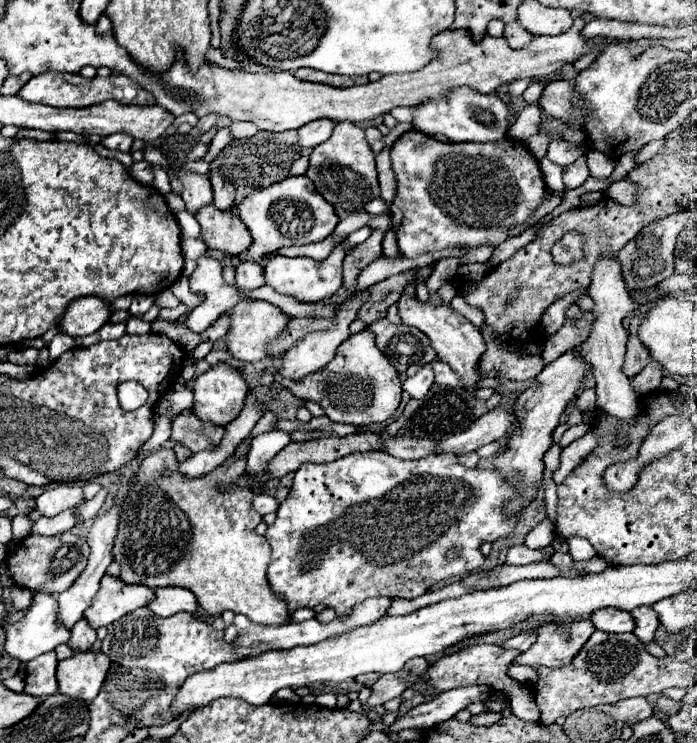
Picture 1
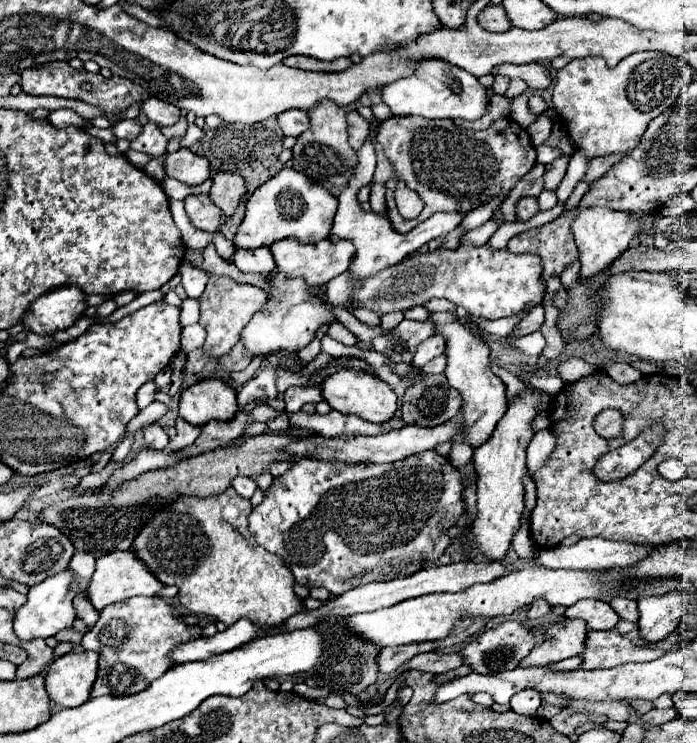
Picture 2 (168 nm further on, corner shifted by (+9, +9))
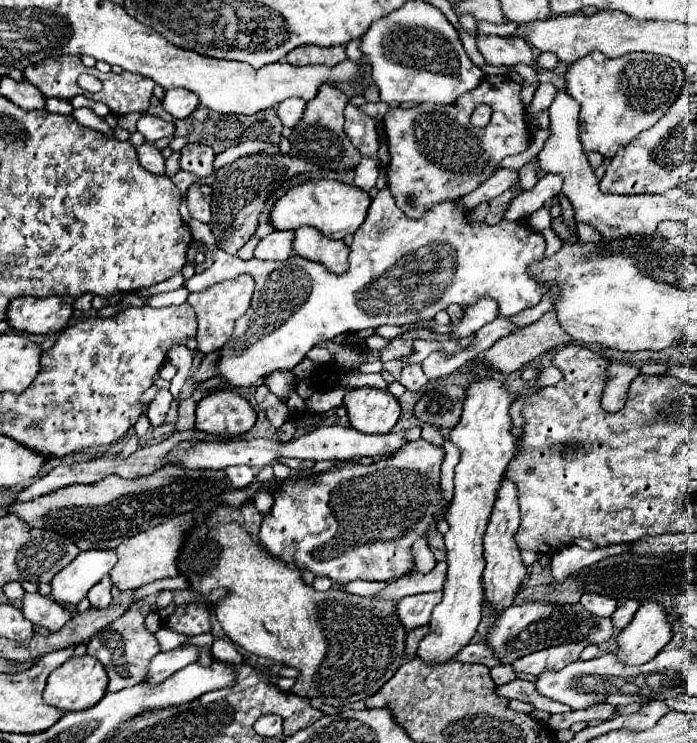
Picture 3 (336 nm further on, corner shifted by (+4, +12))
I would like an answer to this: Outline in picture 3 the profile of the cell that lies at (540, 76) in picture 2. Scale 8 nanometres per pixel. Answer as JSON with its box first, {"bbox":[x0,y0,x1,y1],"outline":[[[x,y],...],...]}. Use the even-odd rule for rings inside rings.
{"bbox":[478,36,536,68],"outline":[[[478,36],[478,50],[492,66],[514,68],[518,64],[536,66],[536,56],[524,40],[504,36]]]}

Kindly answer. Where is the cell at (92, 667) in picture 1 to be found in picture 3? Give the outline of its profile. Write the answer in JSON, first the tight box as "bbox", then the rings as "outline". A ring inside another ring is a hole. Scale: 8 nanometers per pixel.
{"bbox":[44,654,108,712],"outline":[[[88,654],[74,656],[50,674],[50,678],[46,682],[46,690],[44,690],[44,700],[46,700],[46,704],[50,704],[62,712],[86,710],[86,708],[94,706],[106,694],[106,684],[108,684],[108,678],[106,678],[104,666],[94,656],[88,656]]]}

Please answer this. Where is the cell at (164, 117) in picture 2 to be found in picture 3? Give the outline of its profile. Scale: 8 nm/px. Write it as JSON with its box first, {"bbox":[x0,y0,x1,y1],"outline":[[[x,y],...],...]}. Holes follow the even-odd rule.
{"bbox":[164,88,198,118],"outline":[[[172,88],[164,96],[164,110],[174,118],[188,118],[196,110],[196,106],[198,98],[184,88]]]}

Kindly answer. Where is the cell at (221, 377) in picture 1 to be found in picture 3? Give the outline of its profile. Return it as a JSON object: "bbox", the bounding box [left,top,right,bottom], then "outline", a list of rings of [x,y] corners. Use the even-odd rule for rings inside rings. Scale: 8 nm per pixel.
{"bbox":[196,390,256,436],"outline":[[[214,390],[196,406],[196,428],[218,436],[238,436],[256,422],[250,402],[234,390]]]}

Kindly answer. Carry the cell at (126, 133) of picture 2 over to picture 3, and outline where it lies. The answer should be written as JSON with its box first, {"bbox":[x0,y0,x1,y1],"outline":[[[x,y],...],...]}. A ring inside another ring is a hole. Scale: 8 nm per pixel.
{"bbox":[138,114,174,142],"outline":[[[144,114],[144,116],[138,120],[138,132],[140,132],[148,142],[156,142],[156,140],[160,140],[160,138],[172,136],[172,134],[174,134],[174,124],[172,124],[172,122],[164,122],[162,118],[152,116],[152,114]]]}

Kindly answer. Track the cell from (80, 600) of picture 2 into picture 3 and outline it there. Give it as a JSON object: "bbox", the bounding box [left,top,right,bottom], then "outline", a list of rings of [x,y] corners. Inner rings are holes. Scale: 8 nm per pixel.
{"bbox":[88,576,112,608],"outline":[[[106,576],[106,578],[100,580],[96,586],[90,588],[90,592],[88,592],[90,606],[92,606],[92,608],[108,608],[108,604],[112,602],[110,590],[112,590],[112,584],[110,584],[110,578]]]}

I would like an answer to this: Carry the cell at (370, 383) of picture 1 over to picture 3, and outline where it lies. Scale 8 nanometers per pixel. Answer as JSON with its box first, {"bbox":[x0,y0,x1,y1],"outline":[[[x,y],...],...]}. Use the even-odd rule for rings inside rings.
{"bbox":[344,388,400,434],"outline":[[[352,388],[344,396],[350,424],[366,434],[388,434],[400,418],[400,402],[388,390]]]}

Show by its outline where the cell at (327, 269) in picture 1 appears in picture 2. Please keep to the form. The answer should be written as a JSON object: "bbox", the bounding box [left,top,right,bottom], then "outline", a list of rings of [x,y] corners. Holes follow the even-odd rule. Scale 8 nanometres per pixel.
{"bbox":[271,239,355,287],"outline":[[[283,239],[271,245],[271,251],[275,255],[275,263],[277,263],[277,271],[283,271],[287,275],[303,275],[307,279],[307,283],[311,287],[319,287],[325,285],[327,281],[331,281],[333,277],[337,277],[339,273],[347,271],[349,261],[355,253],[353,243],[347,241],[337,241],[337,245],[329,239],[323,239],[319,243],[301,243],[297,239]]]}

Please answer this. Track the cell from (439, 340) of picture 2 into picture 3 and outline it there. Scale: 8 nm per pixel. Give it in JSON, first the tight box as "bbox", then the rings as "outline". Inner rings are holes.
{"bbox":[448,298,498,338],"outline":[[[482,298],[466,310],[462,320],[452,326],[452,332],[448,336],[450,338],[470,338],[474,332],[478,332],[484,324],[492,322],[496,316],[498,316],[496,302],[490,298]]]}

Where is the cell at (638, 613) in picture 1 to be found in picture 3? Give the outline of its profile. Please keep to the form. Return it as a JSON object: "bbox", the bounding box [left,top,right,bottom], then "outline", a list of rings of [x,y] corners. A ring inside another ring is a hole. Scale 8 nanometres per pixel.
{"bbox":[612,598,640,630],"outline":[[[622,598],[622,600],[618,602],[616,612],[612,614],[612,622],[614,622],[614,626],[616,626],[618,630],[626,628],[626,626],[632,622],[632,618],[634,618],[638,606],[640,606],[640,602],[636,602],[636,600],[628,600],[628,598]]]}

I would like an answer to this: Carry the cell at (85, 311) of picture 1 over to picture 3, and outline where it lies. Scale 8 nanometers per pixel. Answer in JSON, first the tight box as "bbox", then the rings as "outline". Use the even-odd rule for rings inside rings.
{"bbox":[6,296,74,334],"outline":[[[74,296],[16,298],[10,302],[6,322],[28,334],[56,334],[64,330],[74,314]]]}

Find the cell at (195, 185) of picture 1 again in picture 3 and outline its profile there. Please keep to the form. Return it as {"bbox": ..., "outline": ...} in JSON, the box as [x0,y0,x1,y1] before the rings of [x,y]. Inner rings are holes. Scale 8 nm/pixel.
{"bbox":[180,144,214,178],"outline":[[[186,144],[182,150],[180,150],[180,168],[184,172],[190,172],[198,178],[206,178],[212,174],[214,166],[214,150],[206,144]]]}

